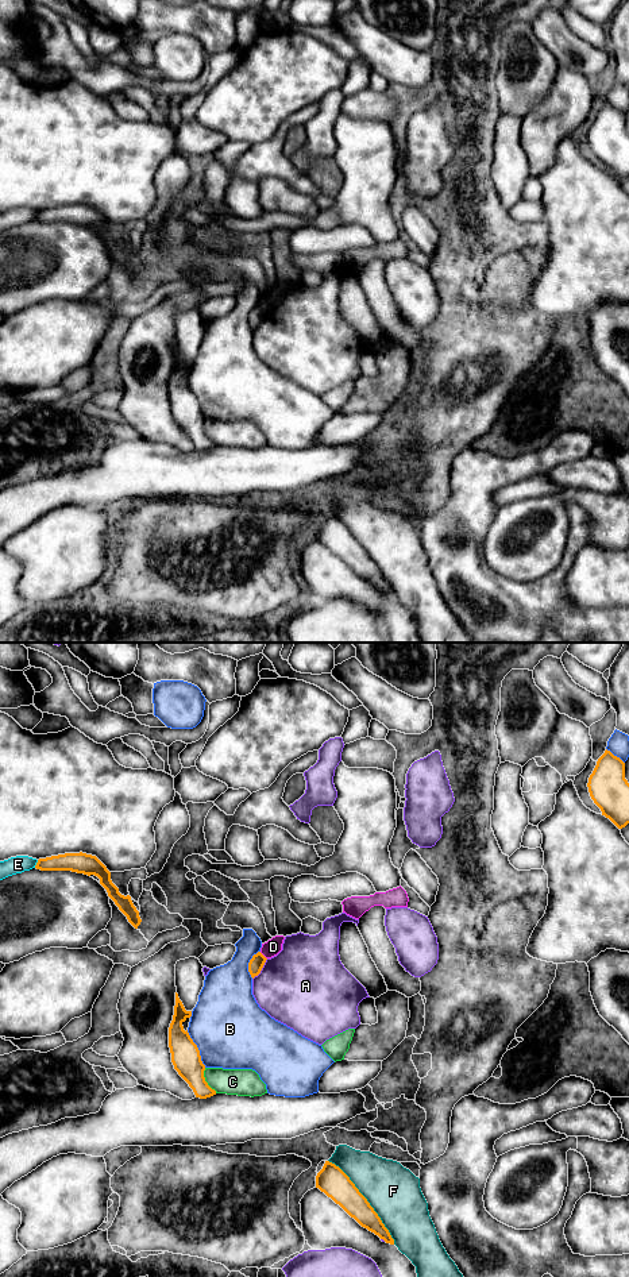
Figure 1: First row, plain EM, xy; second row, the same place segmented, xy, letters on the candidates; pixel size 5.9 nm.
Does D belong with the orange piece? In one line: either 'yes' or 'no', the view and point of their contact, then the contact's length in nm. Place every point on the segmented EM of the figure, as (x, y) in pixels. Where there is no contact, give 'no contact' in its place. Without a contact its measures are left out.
no | xy (263, 956) | 60 nm

